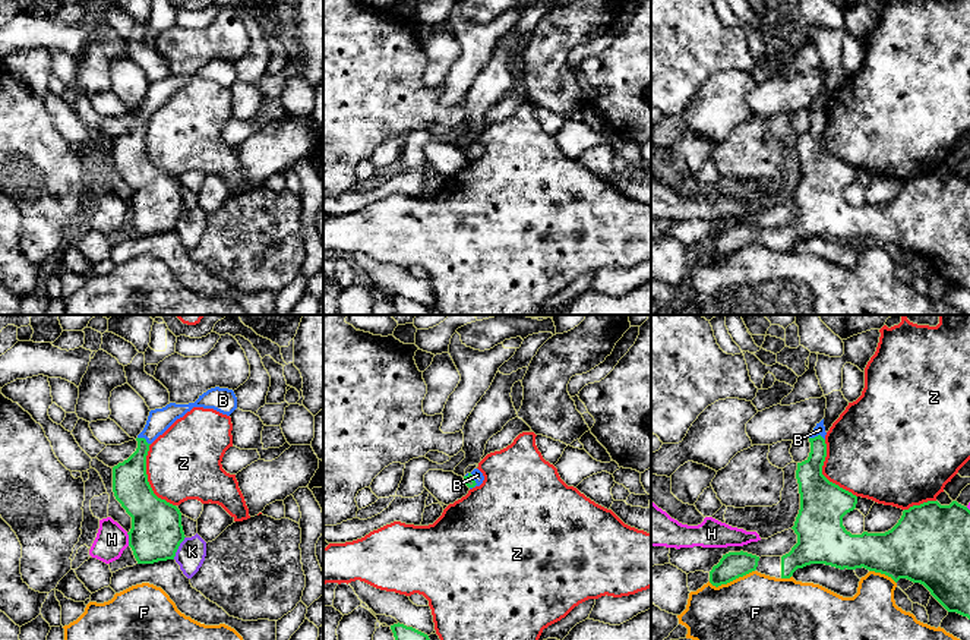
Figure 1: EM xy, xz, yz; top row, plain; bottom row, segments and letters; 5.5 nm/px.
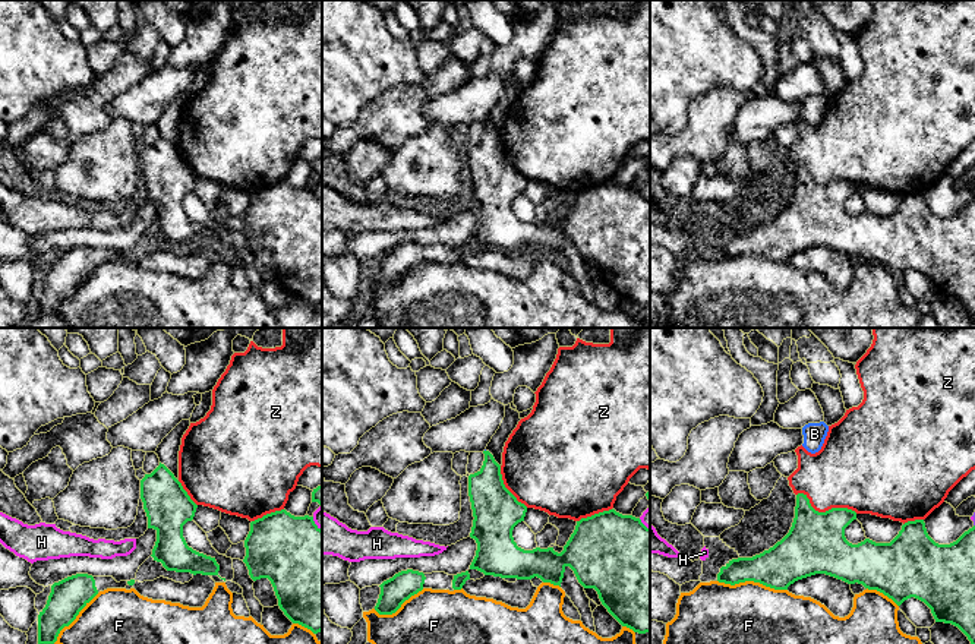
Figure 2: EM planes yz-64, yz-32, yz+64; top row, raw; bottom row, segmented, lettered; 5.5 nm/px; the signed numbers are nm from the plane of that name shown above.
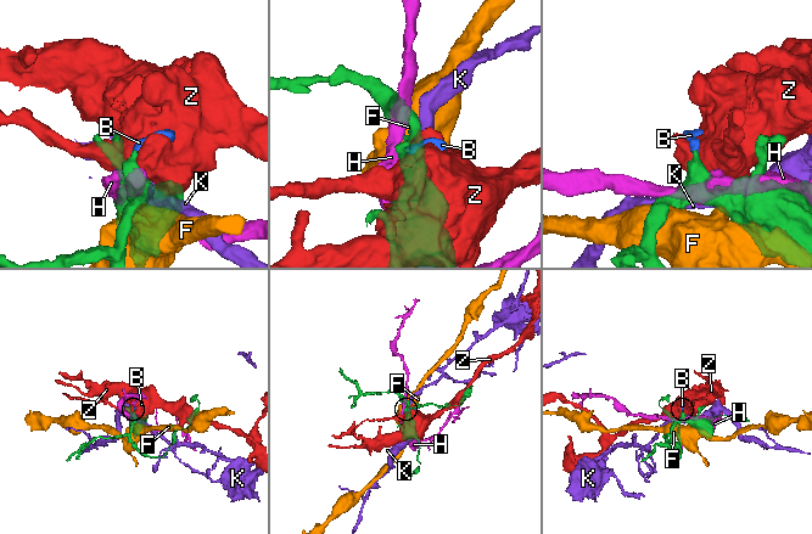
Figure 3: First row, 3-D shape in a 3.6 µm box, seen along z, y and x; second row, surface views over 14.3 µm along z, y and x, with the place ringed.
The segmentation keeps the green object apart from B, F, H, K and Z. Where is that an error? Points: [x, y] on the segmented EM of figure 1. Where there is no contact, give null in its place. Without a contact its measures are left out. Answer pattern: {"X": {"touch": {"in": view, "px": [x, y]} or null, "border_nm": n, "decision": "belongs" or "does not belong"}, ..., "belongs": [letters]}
{"B": {"touch": {"in": "yz", "px": [817, 437]}, "border_nm": 90, "decision": "belongs"}, "F": {"touch": {"in": "yz", "px": [730, 580]}, "border_nm": 260, "decision": "does not belong"}, "H": {"touch": {"in": "xy", "px": [129, 539]}, "border_nm": 70, "decision": "does not belong"}, "K": {"touch": {"in": "xy", "px": [177, 548]}, "border_nm": 140, "decision": "does not belong"}, "Z": {"touch": {"in": "xy", "px": [147, 479]}, "border_nm": 380, "decision": "does not belong"}, "belongs": ["B"]}

